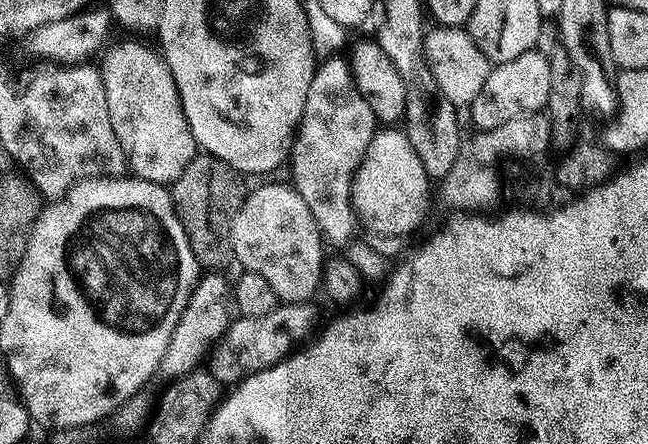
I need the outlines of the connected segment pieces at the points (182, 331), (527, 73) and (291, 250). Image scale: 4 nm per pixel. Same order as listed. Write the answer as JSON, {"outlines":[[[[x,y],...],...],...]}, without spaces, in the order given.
{"outlines":[[[[204,274],[197,279],[196,288],[178,318],[178,326],[174,326],[174,334],[170,334],[170,346],[166,346],[166,354],[162,354],[163,375],[181,378],[197,371],[227,330],[230,323],[230,286],[220,276],[223,275]]],[[[535,50],[518,54],[518,58],[510,58],[510,62],[489,67],[486,86],[482,86],[478,98],[474,98],[474,102],[470,105],[475,127],[480,130],[497,128],[510,122],[510,118],[543,113],[548,107],[552,89],[550,76],[553,69],[552,61]]],[[[264,184],[245,195],[238,214],[234,214],[234,222],[230,230],[232,239],[232,254],[235,263],[246,272],[259,274],[266,278],[277,301],[286,304],[302,304],[313,299],[312,295],[321,287],[322,269],[326,263],[324,256],[325,241],[320,234],[320,228],[314,222],[314,214],[310,214],[310,206],[302,202],[295,188],[284,184]]]]}

